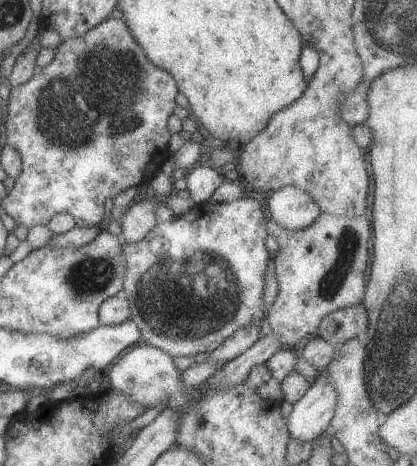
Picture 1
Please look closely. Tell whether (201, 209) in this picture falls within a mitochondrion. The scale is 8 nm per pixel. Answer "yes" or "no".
no

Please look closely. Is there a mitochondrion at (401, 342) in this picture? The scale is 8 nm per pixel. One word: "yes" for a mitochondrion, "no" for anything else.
yes

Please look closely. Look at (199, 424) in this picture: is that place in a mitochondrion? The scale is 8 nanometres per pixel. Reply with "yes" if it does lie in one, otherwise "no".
yes

